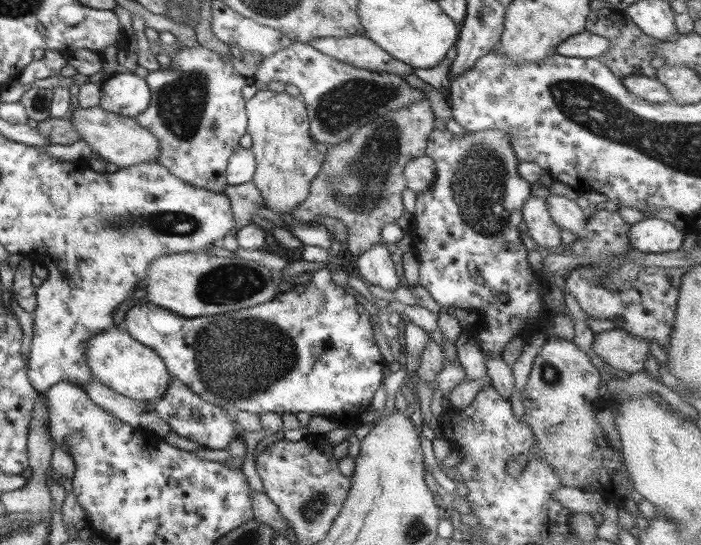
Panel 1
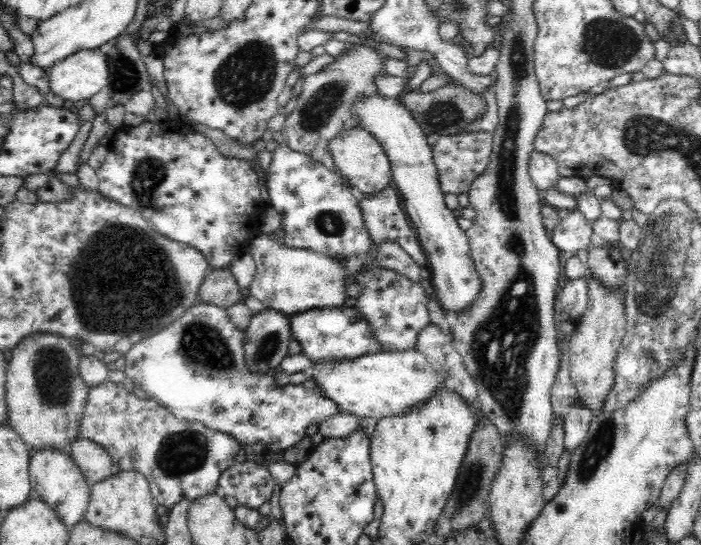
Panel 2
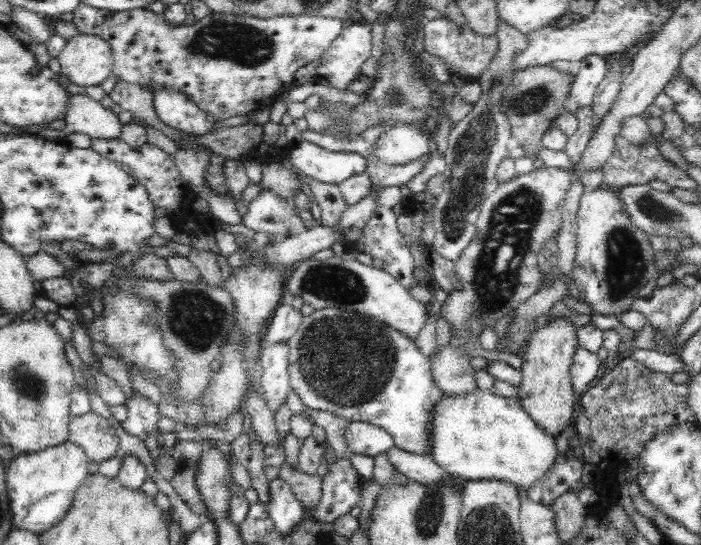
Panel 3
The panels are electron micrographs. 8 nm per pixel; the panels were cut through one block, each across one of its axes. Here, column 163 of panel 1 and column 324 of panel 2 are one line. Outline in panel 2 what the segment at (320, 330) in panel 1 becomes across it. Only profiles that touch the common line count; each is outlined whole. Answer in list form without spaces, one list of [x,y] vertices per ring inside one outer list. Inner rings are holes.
[[[324,308],[297,313],[290,316],[292,334],[298,339],[301,352],[314,365],[332,365],[333,362],[354,361],[362,356],[384,352],[382,343],[376,339],[372,327],[358,308]]]

